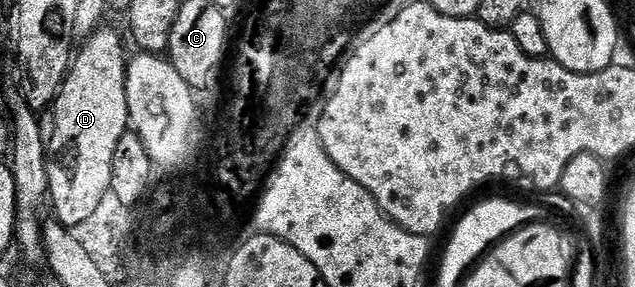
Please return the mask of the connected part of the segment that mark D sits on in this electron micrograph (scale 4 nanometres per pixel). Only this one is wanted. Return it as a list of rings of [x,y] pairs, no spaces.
[[[98,28],[89,38],[80,43],[69,67],[69,75],[57,93],[57,100],[51,107],[54,130],[47,138],[47,159],[49,162],[49,198],[51,206],[57,209],[56,221],[66,228],[78,228],[99,206],[105,193],[111,190],[112,164],[116,146],[130,129],[125,74],[127,55],[121,38],[113,30]]]

